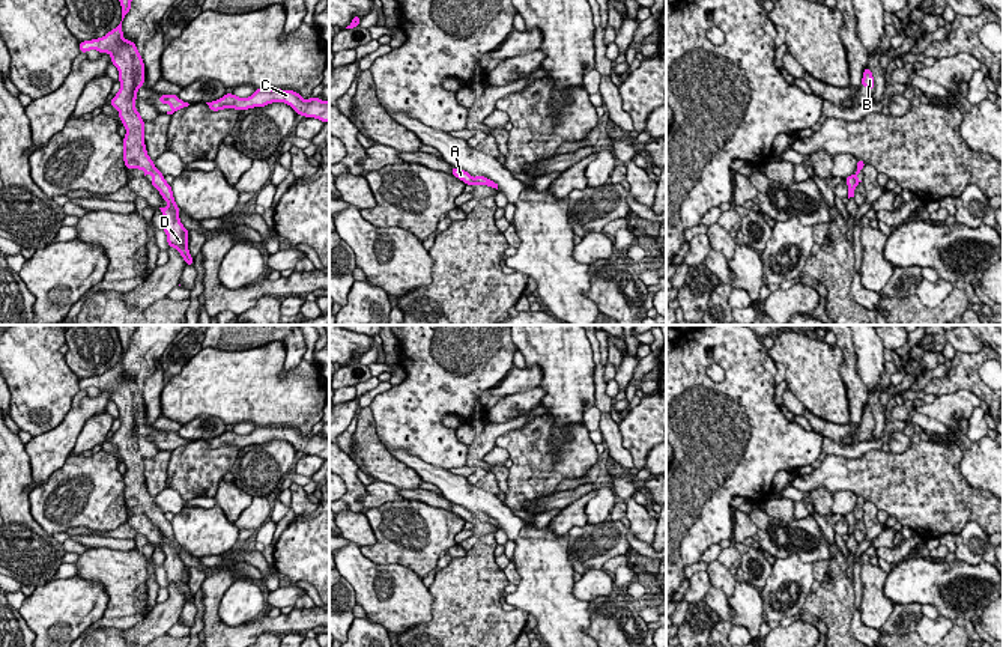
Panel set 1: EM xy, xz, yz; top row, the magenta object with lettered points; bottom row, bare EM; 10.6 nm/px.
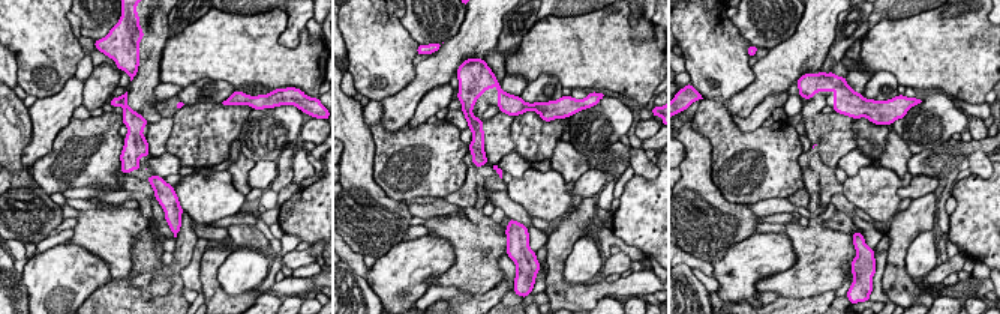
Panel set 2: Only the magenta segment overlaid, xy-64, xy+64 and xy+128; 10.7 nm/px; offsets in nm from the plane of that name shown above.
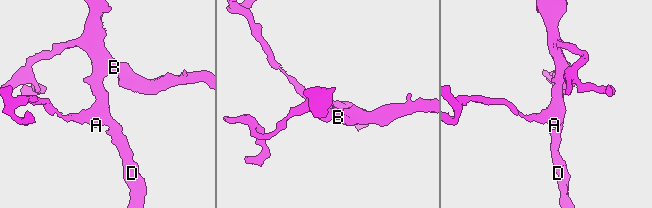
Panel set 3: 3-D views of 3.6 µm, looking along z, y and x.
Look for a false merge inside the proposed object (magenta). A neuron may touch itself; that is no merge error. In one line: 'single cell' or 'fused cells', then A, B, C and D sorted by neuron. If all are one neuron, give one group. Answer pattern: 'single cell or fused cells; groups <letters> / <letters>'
single cell; groups A B C D

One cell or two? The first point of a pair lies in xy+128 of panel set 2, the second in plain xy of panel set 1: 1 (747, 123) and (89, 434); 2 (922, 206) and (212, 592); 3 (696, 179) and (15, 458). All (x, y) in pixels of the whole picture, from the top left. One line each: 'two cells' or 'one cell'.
1: one cell
2: one cell
3: one cell

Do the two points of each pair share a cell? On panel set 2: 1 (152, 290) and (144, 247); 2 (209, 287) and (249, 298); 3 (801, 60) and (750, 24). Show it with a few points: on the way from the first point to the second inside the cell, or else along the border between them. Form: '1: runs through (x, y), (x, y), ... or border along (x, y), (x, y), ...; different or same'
1: border along (168, 265), (153, 277); different
2: runs through (219, 298), (239, 298); same
3: border along (801, 18), (796, 30), (789, 38), (768, 50); different

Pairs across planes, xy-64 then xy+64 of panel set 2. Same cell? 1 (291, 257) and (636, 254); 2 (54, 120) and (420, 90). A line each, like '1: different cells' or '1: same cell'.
1: different cells
2: same cell

